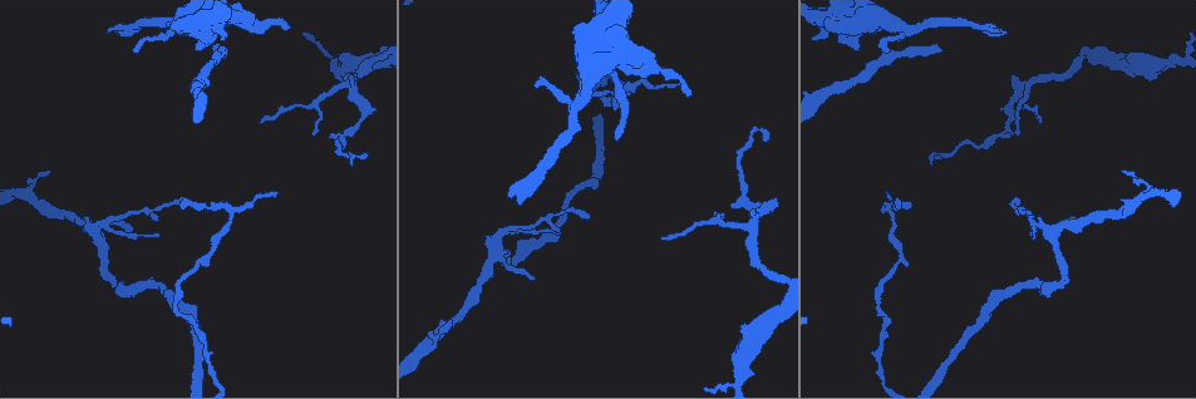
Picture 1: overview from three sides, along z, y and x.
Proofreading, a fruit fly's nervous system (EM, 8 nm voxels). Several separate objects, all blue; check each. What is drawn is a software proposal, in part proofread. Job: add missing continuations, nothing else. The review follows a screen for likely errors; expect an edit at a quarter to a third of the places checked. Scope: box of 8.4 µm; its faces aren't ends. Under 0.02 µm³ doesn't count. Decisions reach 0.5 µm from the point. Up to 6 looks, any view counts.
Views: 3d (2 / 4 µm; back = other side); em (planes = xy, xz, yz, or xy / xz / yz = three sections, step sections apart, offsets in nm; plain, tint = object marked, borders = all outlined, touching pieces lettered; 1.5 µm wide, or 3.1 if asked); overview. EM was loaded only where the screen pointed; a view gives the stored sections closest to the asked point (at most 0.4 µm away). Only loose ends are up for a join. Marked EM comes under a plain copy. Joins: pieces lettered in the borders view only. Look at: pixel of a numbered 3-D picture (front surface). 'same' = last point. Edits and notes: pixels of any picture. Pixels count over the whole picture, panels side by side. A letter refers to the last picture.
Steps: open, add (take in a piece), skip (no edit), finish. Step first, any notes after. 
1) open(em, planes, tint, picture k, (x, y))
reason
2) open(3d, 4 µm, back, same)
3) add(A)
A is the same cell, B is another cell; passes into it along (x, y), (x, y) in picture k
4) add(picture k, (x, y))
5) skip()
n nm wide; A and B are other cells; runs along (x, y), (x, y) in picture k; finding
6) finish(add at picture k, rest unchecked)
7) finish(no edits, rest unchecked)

open(3d, 4 µm, picture 1, (713, 215))
thin end

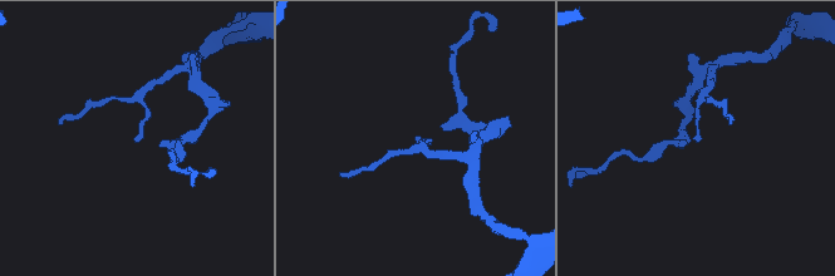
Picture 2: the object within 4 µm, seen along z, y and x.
open(em, planes, borders, picture 2, (415, 140))

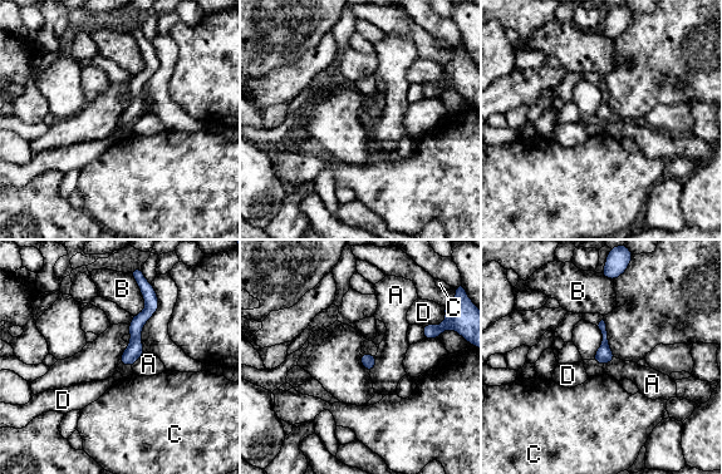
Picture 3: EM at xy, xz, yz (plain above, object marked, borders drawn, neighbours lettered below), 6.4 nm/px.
skip()
A, B, C and D are other cells; runs along (146, 290), (150, 310), (136, 325), (128, 363) in picture 3; no lettered piece goes on from it

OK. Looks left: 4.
open(em, planes, tint, picture 1, (212, 49))
an open end

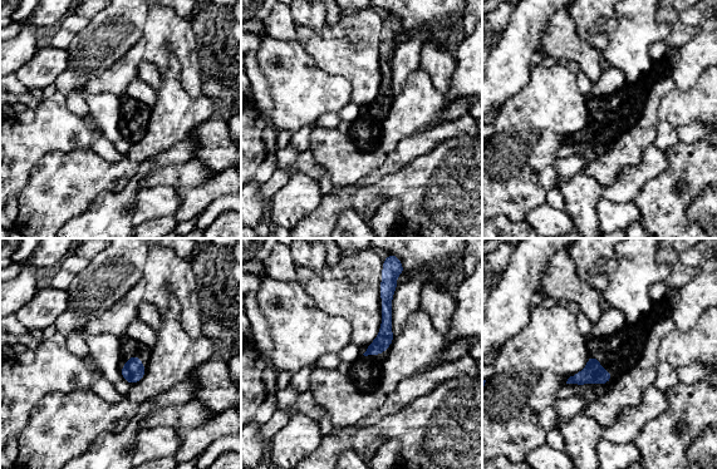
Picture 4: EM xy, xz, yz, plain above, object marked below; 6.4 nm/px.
open(em, planes, borders, same)
what lies round it

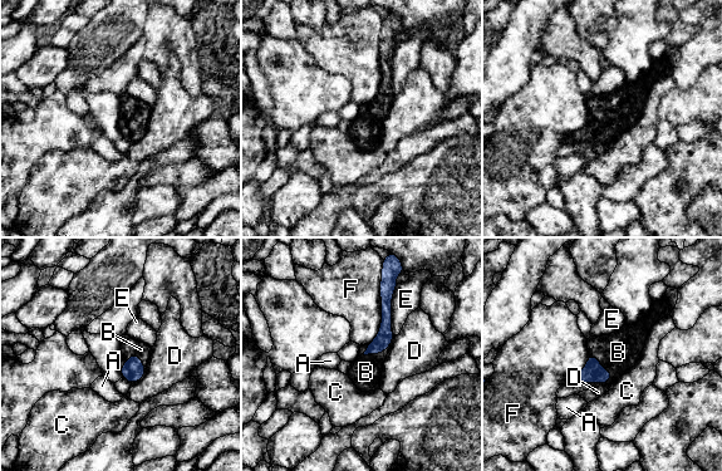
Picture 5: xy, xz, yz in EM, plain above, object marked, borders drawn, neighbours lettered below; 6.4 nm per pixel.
add(B)
100 nm wide; B is the same cell, A, C, D, E and F are other cells; it goes on there

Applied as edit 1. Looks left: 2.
finish(add at picture 5, rest unchecked)

